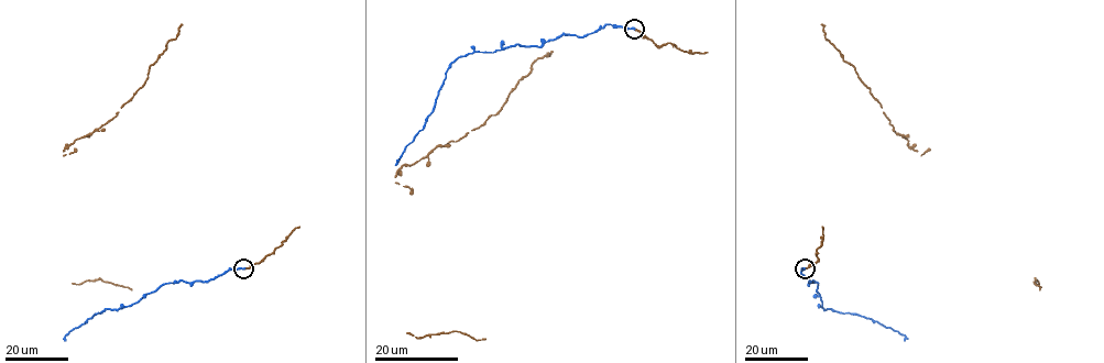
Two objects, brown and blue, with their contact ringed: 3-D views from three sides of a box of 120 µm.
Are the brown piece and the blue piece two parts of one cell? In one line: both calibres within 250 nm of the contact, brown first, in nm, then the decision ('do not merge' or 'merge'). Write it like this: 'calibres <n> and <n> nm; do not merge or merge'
calibres 240 and 240 nm; merge

